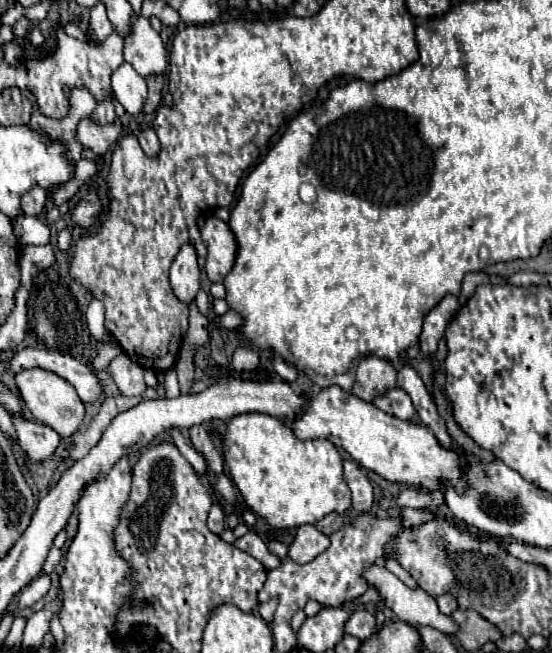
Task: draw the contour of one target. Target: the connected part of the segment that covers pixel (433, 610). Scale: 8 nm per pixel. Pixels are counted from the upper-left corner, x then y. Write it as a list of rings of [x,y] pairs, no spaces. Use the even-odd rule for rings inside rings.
[[[372,565],[364,571],[370,587],[376,587],[384,597],[384,605],[392,609],[392,613],[410,625],[430,625],[442,633],[454,635],[456,625],[448,615],[438,611],[436,599],[424,593],[422,589],[406,587],[398,577],[394,577],[386,567]]]

